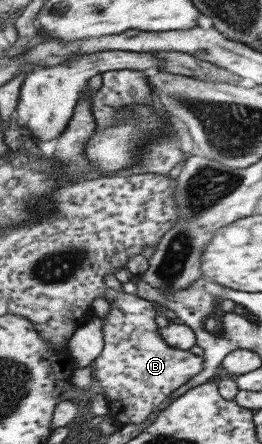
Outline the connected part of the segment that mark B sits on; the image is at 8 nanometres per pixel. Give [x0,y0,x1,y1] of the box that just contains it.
[93,288,202,426]

